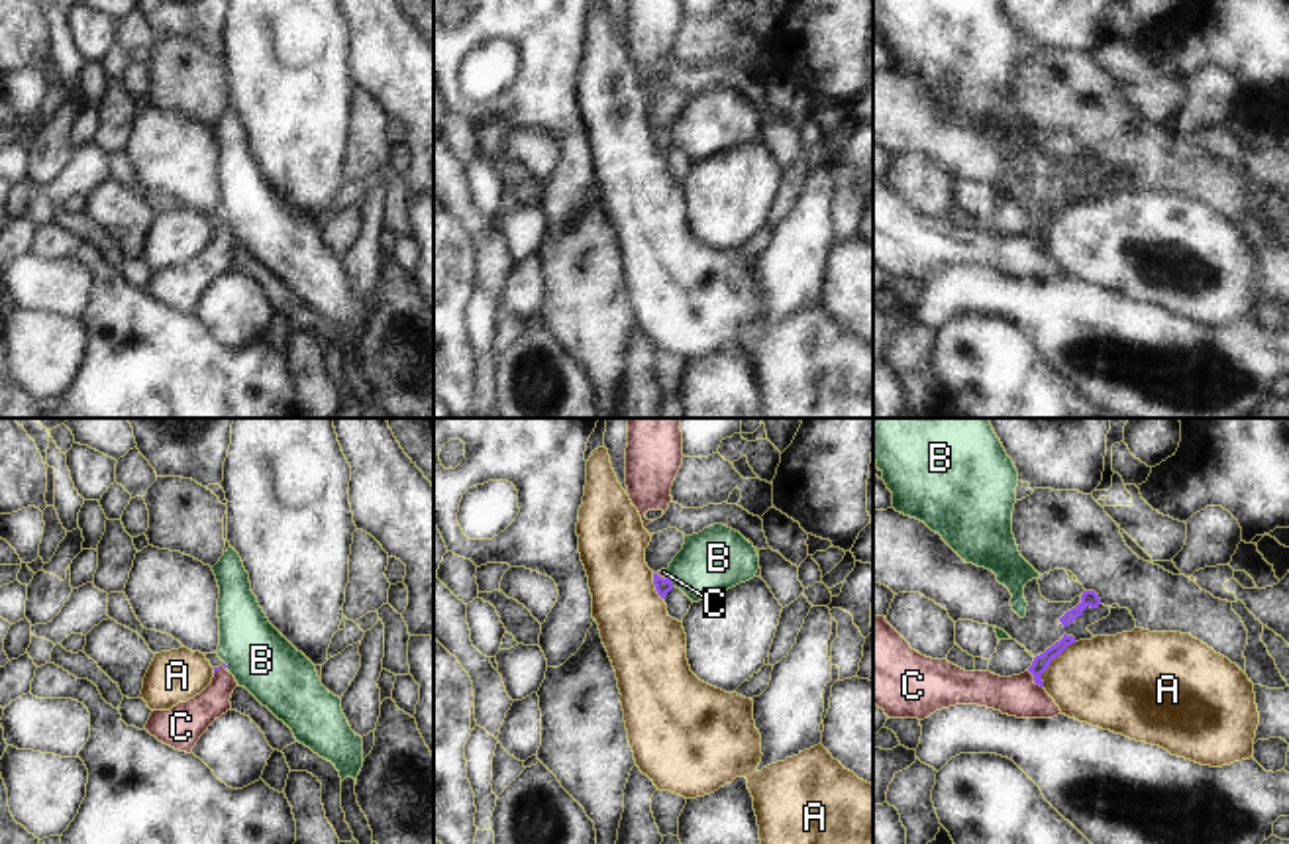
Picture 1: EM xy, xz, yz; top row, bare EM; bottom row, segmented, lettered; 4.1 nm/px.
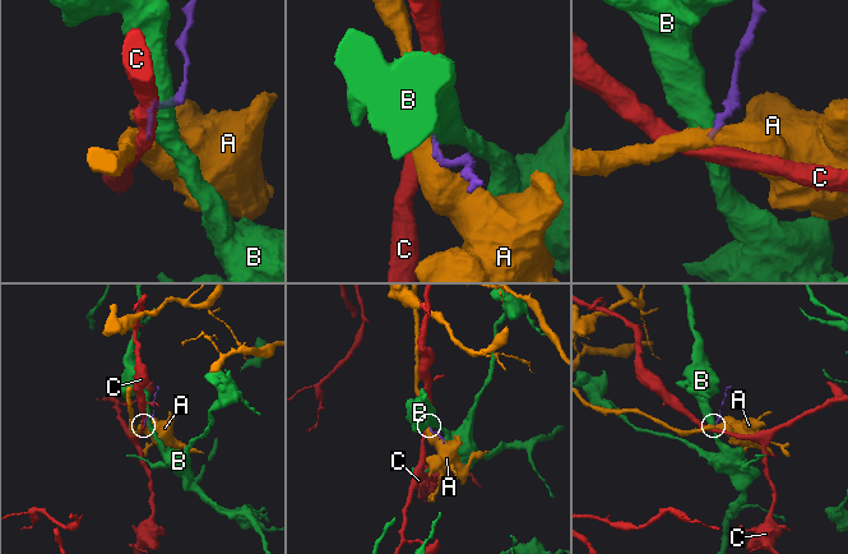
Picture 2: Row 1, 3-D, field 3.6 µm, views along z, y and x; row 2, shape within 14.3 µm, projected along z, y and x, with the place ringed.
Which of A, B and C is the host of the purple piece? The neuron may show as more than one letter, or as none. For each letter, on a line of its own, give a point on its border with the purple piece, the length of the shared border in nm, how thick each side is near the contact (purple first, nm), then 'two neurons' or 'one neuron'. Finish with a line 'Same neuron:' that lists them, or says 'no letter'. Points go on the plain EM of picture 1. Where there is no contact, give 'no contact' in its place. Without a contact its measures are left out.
A: contact yz (1050, 222); length 240 nm; calibres 70 and 380 nm; two neurons
B: contact xz (670, 140); length 60 nm; calibres 60 and 260 nm; two neurons
C: contact yz (1034, 240); length 100 nm; calibres 70 and 170 nm; one neuron
Same neuron: C

